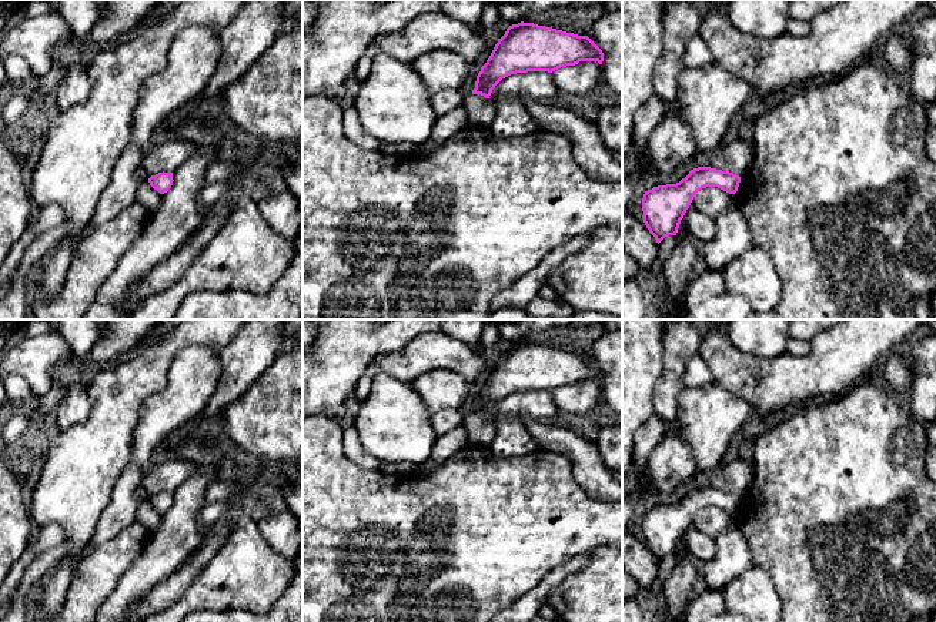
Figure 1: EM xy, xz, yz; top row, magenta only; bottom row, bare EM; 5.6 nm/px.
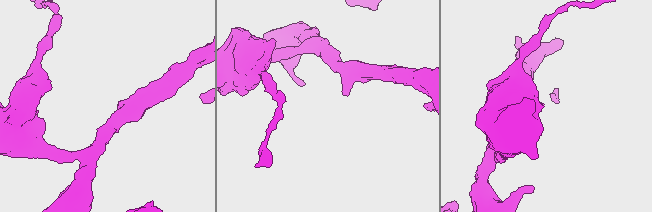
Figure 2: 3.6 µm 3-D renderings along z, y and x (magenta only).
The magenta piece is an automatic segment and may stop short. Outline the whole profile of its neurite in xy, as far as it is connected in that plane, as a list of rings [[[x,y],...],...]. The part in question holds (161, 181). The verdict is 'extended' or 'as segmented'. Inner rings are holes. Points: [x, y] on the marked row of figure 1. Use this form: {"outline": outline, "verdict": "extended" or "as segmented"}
{"outline": [[[158,173],[148,178],[150,185],[157,190],[160,194],[167,193],[173,185],[173,173]]], "verdict": "as segmented"}

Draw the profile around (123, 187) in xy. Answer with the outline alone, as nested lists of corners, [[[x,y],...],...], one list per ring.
[[[131,143],[124,148],[111,173],[108,185],[101,193],[94,217],[87,225],[87,230],[110,221],[123,208],[137,201],[138,188],[143,184],[138,177],[138,168],[141,167],[144,154],[146,150]]]

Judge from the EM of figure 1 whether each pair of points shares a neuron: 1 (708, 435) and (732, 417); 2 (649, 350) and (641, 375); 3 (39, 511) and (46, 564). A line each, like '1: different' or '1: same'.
1: same
2: same
3: different

